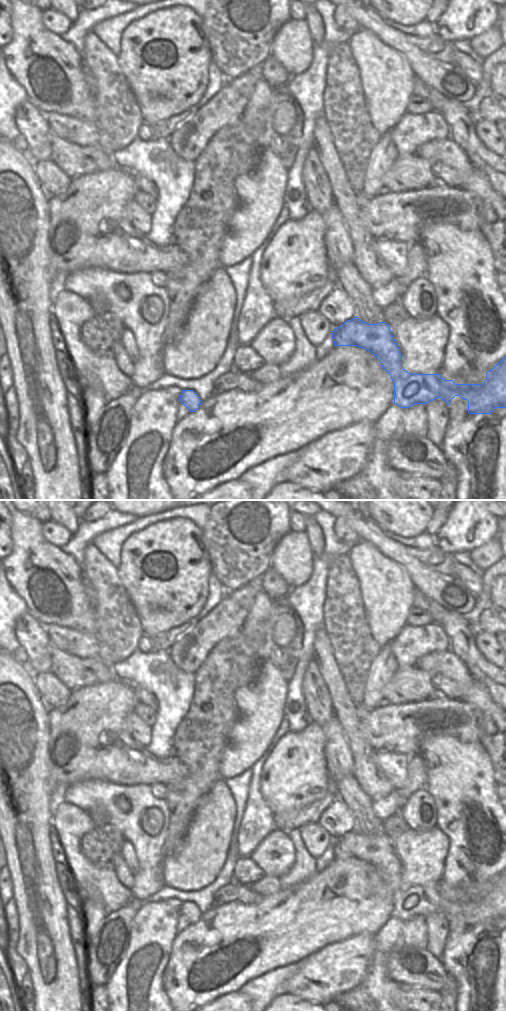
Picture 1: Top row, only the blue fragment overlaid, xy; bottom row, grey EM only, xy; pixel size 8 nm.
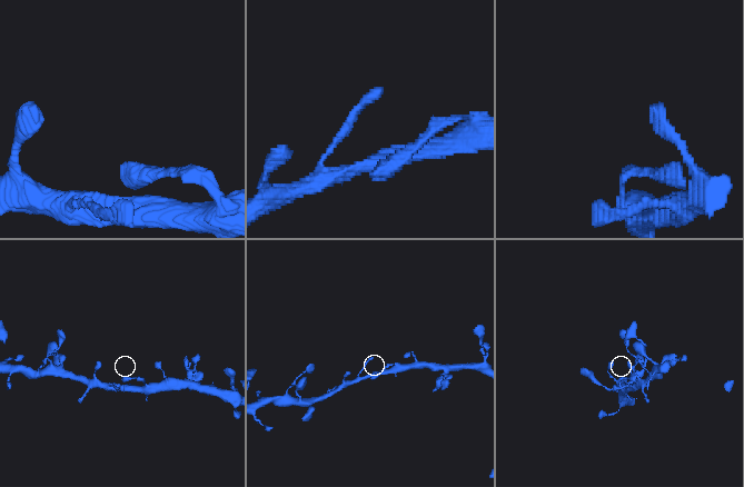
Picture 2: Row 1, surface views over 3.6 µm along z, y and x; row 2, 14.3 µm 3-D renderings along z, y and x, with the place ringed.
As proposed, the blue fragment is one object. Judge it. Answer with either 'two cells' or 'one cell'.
one cell

